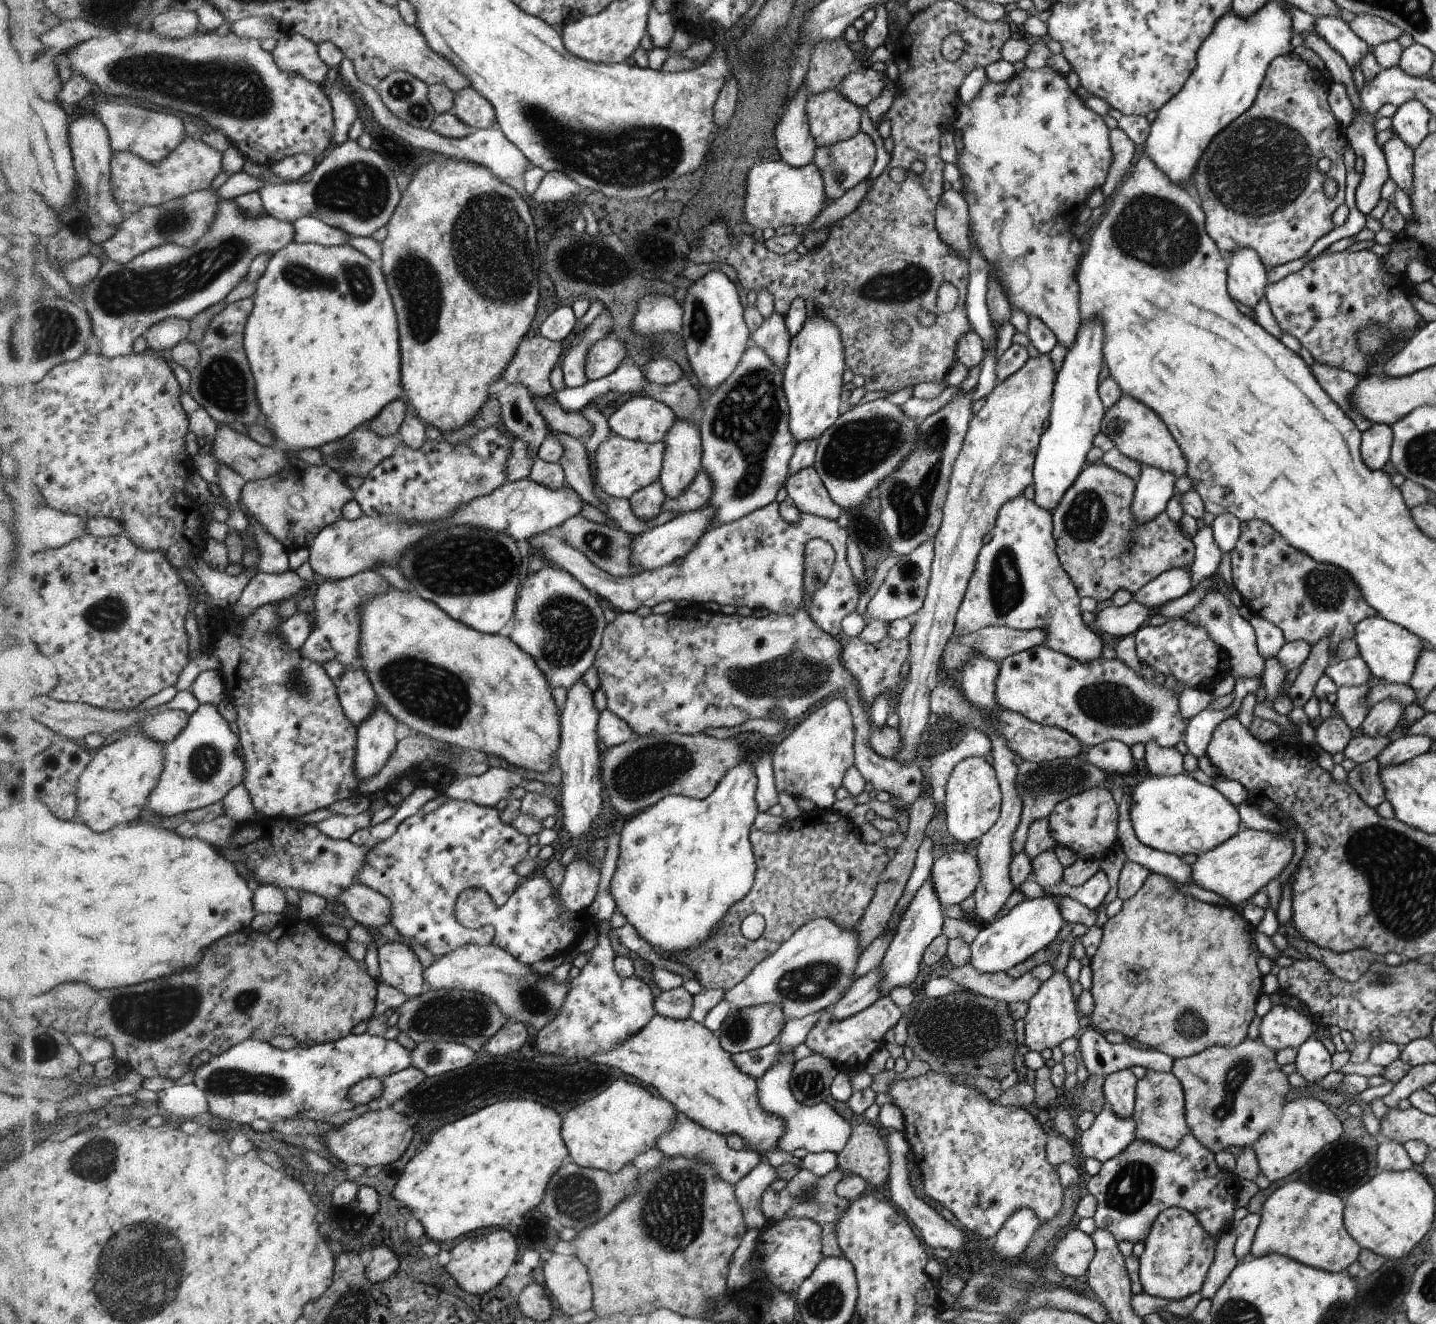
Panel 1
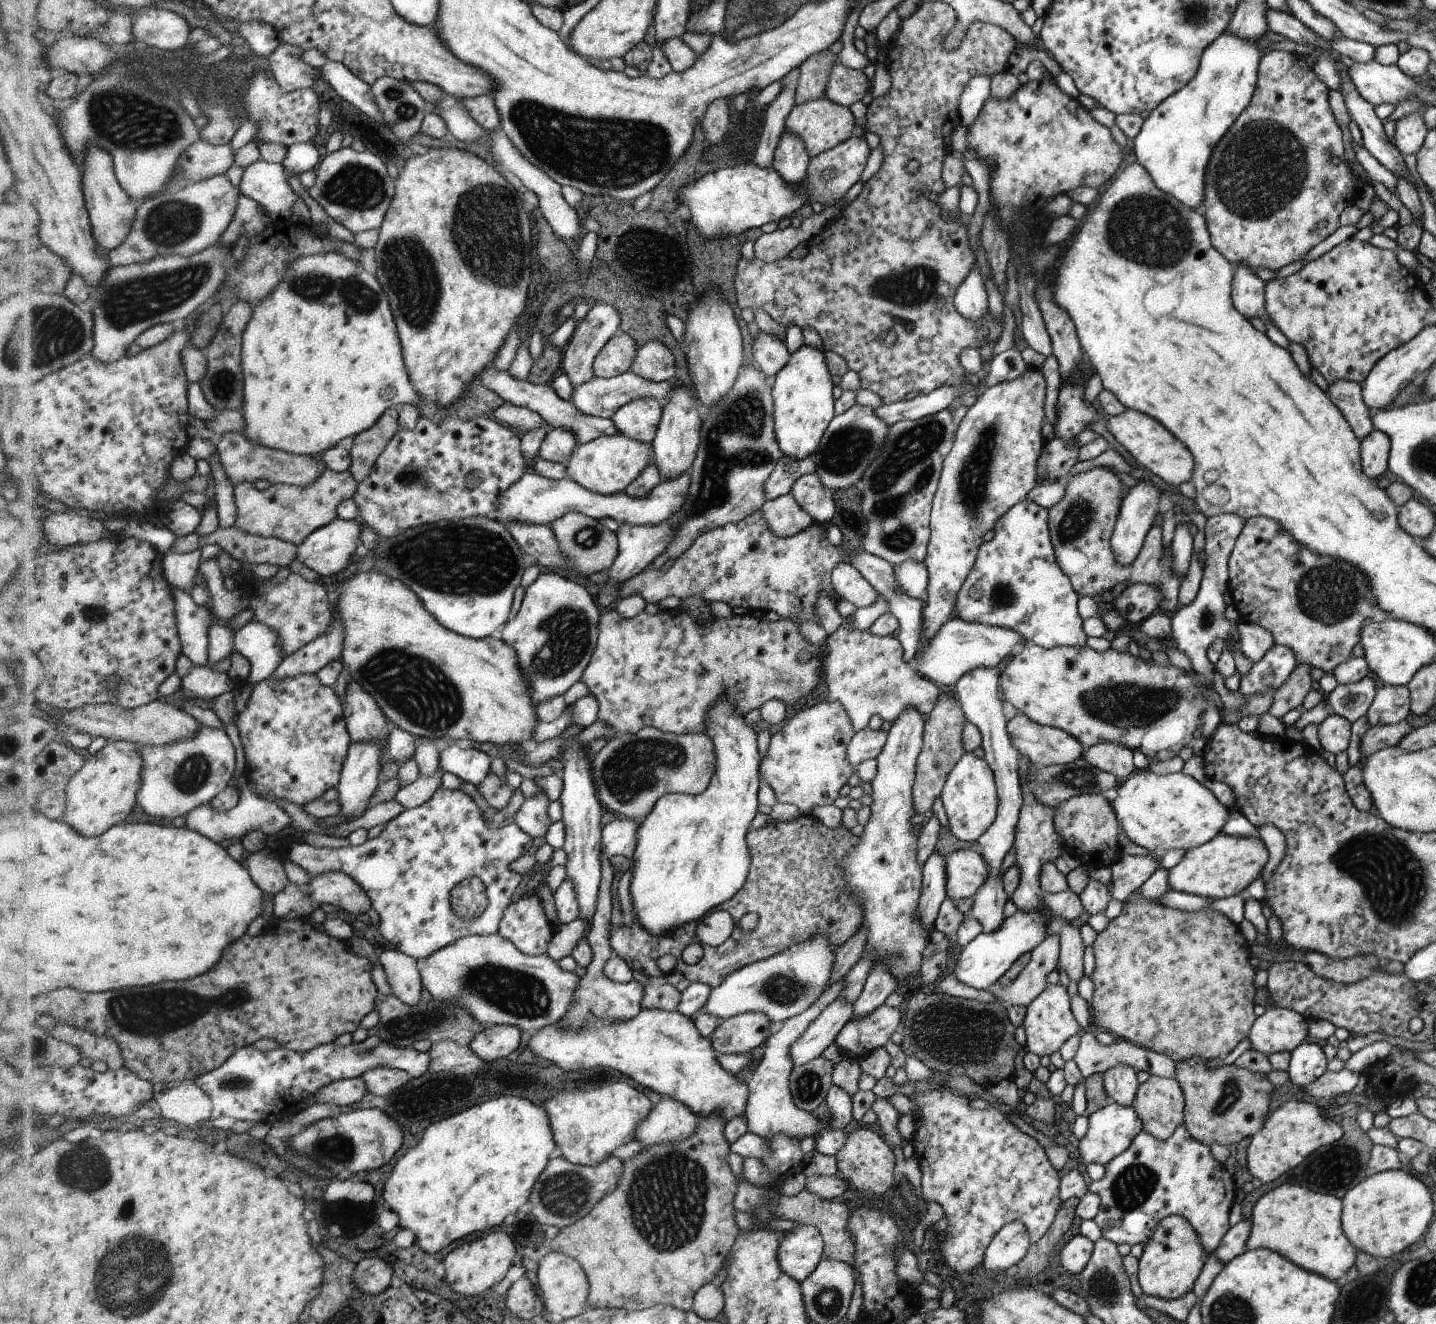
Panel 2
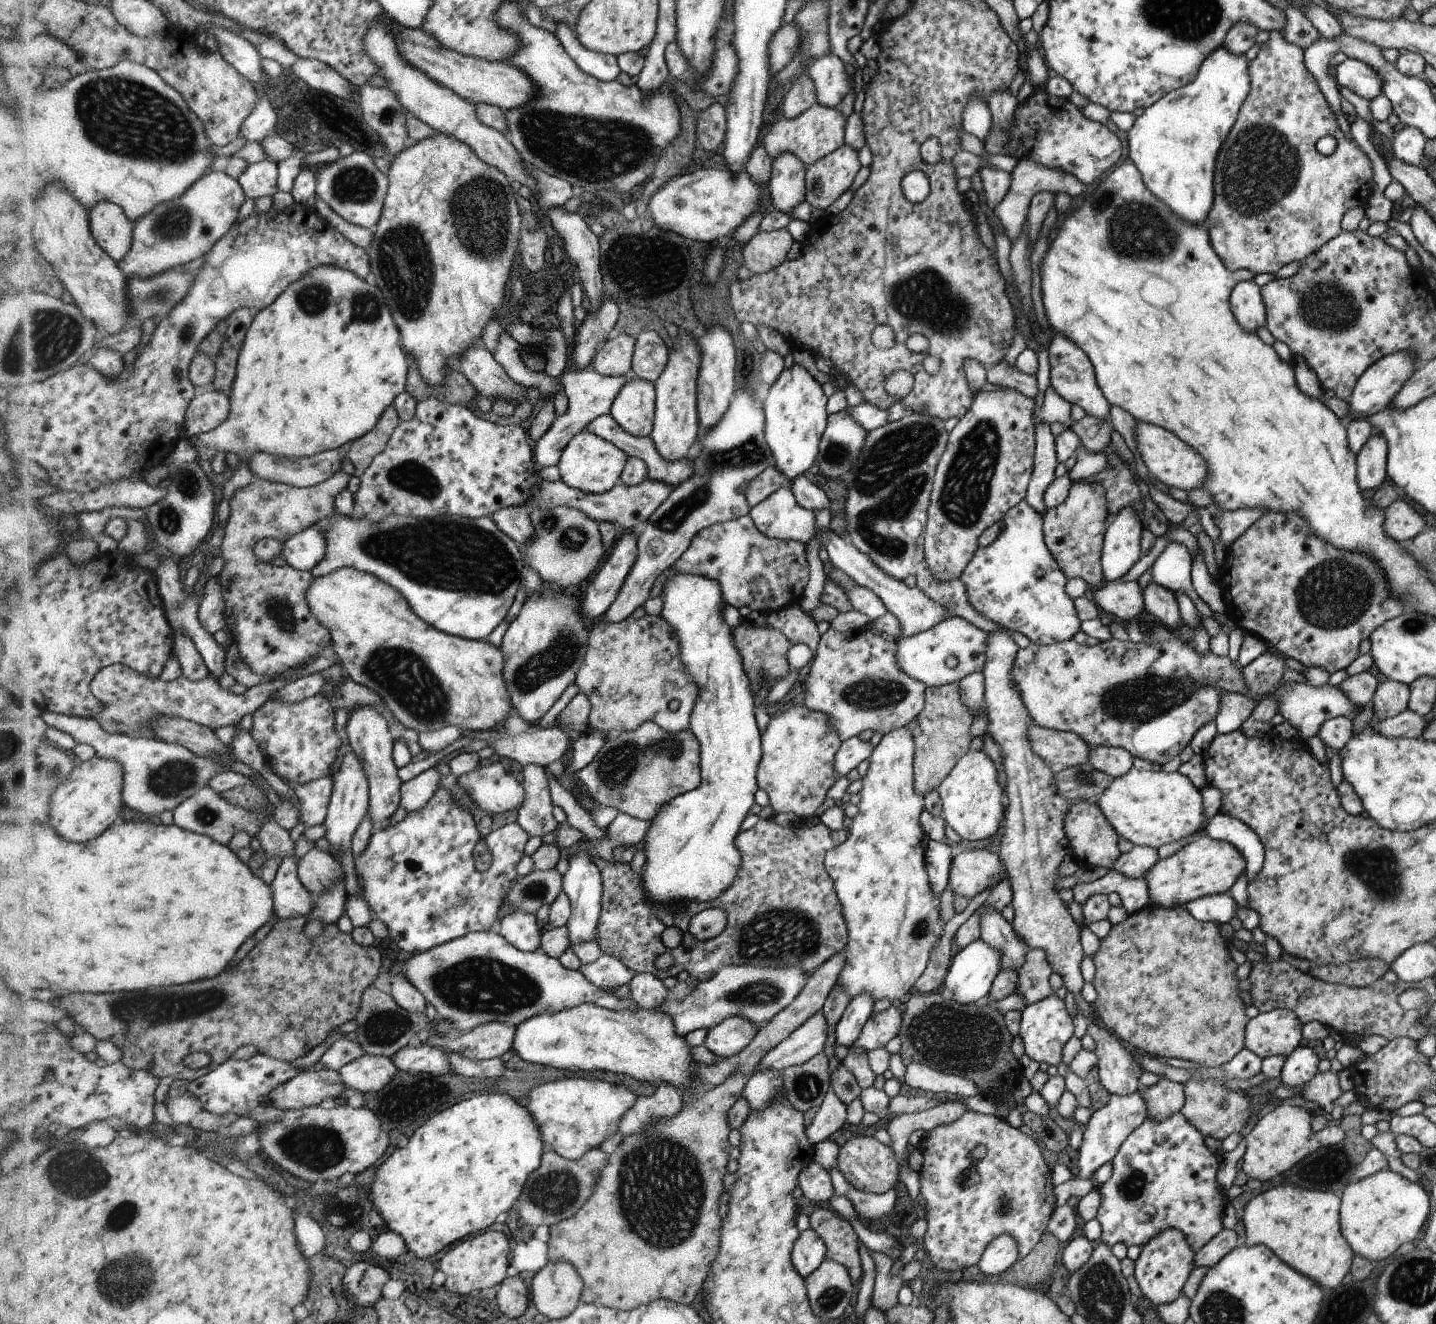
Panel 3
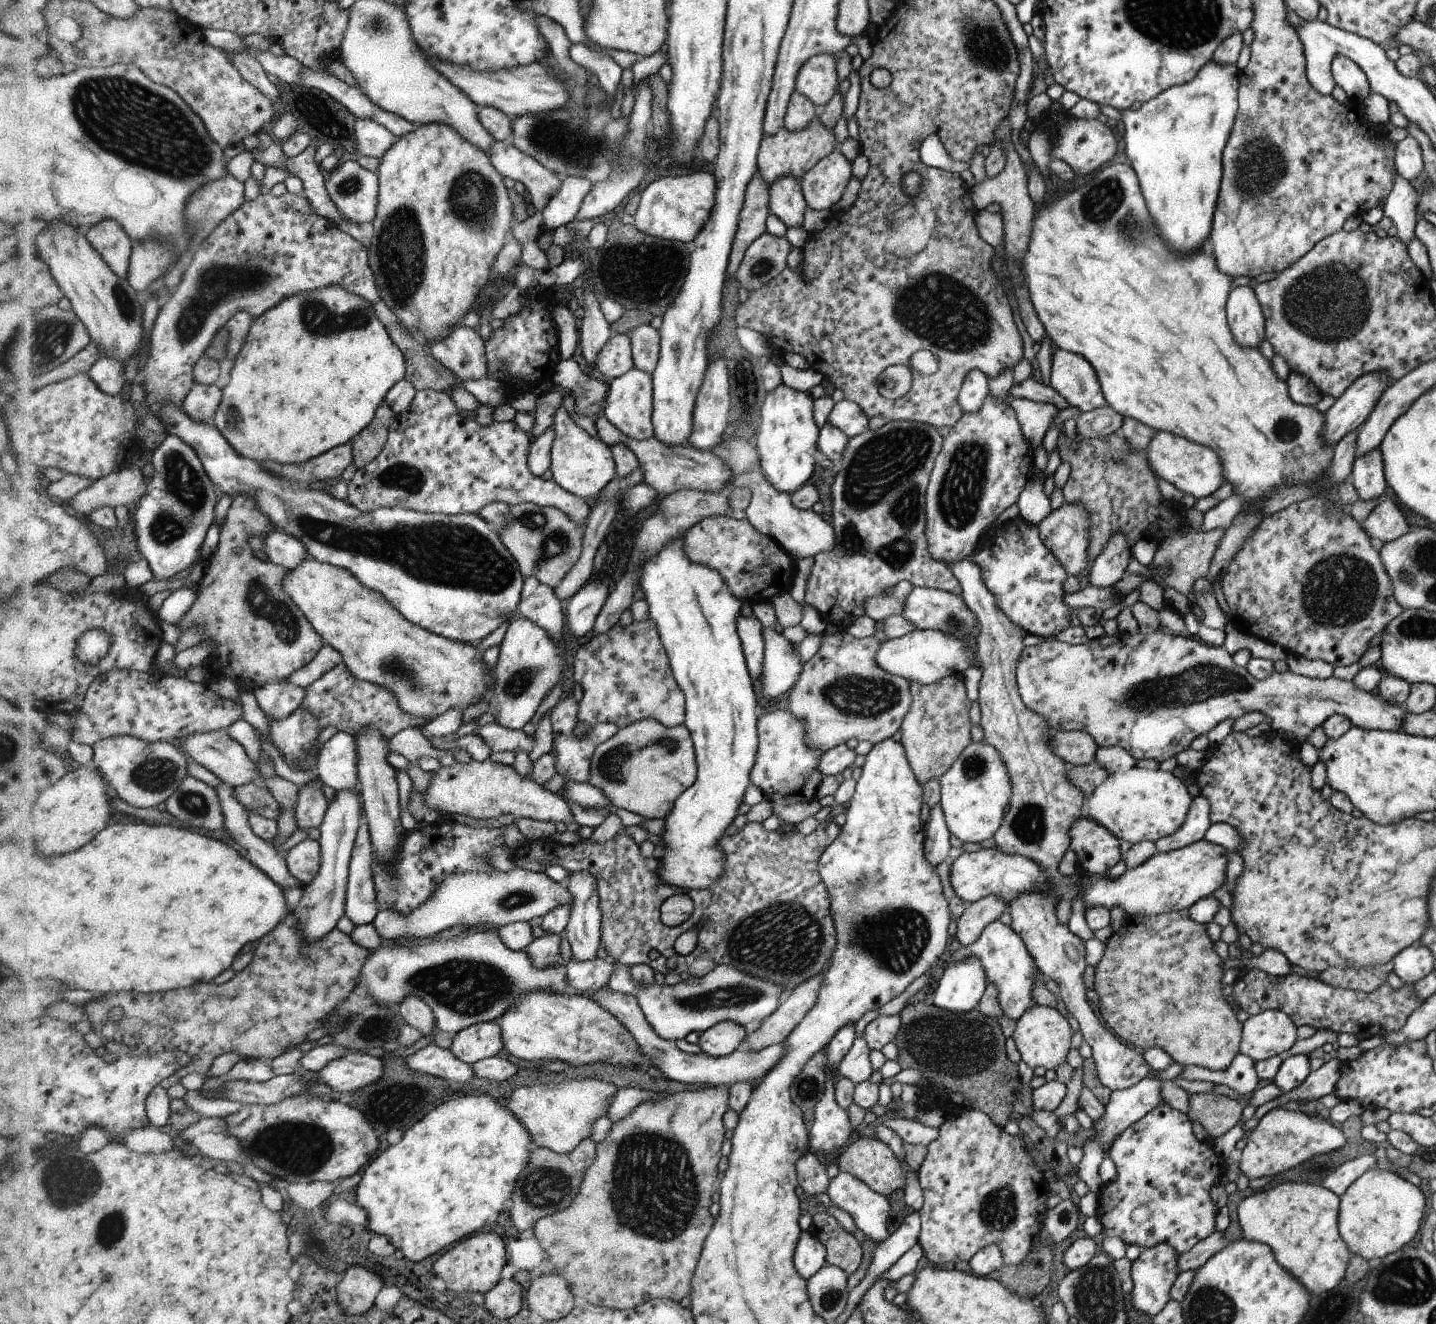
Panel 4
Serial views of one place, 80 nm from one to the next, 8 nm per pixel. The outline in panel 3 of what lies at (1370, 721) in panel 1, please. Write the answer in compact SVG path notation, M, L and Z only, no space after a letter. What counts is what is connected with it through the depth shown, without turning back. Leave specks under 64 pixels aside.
M1385 681L1373 694L1373 714L1378 721L1391 719L1408 709L1409 685L1396 681Z

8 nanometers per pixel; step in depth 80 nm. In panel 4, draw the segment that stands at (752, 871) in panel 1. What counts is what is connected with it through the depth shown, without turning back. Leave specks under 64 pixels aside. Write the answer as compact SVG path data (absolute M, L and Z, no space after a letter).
M684 537L682 539L679 539L678 541L673 541L670 545L666 545L665 548L661 551L661 553L659 555L655 555L654 559L652 559L652 558L647 559L642 564L643 572L644 572L644 582L642 582L642 573L641 573L641 588L640 589L646 595L646 598L642 599L642 600L645 600L648 602L648 604L650 604L649 617L651 619L654 619L654 622L657 624L657 627L659 628L659 635L661 636L661 641L666 640L666 642L664 642L664 644L663 644L665 646L665 649L666 649L666 646L670 646L670 652L668 652L668 650L667 650L667 655L669 656L669 658L674 658L674 660L672 660L672 662L671 662L671 667L674 670L674 676L677 679L678 684L680 686L682 686L682 690L686 694L686 704L688 704L688 706L686 706L686 718L685 718L684 726L690 731L690 734L692 735L692 737L694 739L695 746L697 747L697 761L698 761L697 782L694 785L690 786L689 789L686 789L685 792L682 793L681 796L677 798L676 804L674 804L673 809L665 816L665 819L664 819L664 829L660 836L662 838L662 842L663 842L664 854L662 854L662 857L658 858L659 862L661 863L660 864L661 868L659 870L659 879L664 884L667 884L667 885L670 885L673 887L680 887L680 888L688 889L688 890L704 890L704 888L710 888L710 886L712 886L712 884L716 884L716 882L718 882L718 880L720 880L720 876L722 876L722 874L724 874L724 872L725 872L725 867L727 866L727 854L725 853L725 850L719 845L719 843L723 840L723 838L726 838L726 836L725 836L726 830L728 830L728 826L730 826L730 824L732 824L732 822L734 822L734 818L736 818L736 816L738 816L738 808L740 808L740 804L745 803L747 790L749 788L750 784L752 784L751 771L754 770L754 766L755 766L755 763L757 762L758 752L759 752L759 734L758 734L759 708L758 708L758 700L756 697L756 691L753 689L752 675L749 673L748 660L745 658L745 653L742 651L742 643L740 641L740 638L738 637L738 632L736 631L736 618L738 618L738 616L741 615L740 607L742 606L742 603L744 603L744 601L740 601L729 591L729 587L726 586L725 579L723 579L721 577L721 574L718 574L718 571L712 570L710 567L705 567L705 566L699 565L698 563L688 562L687 556L685 555L685 551L683 550L683 540L684 540Z

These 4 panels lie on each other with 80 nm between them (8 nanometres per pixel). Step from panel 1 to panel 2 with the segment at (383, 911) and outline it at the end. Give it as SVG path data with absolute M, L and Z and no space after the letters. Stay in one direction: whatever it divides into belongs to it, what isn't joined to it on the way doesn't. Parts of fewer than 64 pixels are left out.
M324 871L312 876L307 888L314 905L338 906L357 921L367 920L367 912L373 907L372 899L360 885L339 871Z

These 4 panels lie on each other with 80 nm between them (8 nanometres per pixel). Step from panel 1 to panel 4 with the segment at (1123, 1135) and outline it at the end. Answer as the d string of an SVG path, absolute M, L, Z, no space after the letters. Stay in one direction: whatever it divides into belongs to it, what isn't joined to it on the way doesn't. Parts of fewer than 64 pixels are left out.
M1152 1070L1145 1079L1142 1079L1138 1084L1124 1090L1111 1091L1108 1104L1104 1107L1103 1113L1099 1119L1096 1119L1092 1126L1095 1129L1095 1137L1088 1138L1083 1146L1083 1157L1077 1165L1078 1178L1086 1182L1089 1190L1096 1195L1100 1195L1104 1182L1099 1175L1100 1165L1108 1157L1109 1150L1111 1149L1114 1141L1134 1123L1137 1123L1141 1118L1144 1118L1148 1112L1161 1104L1161 1100L1154 1097L1161 1087L1161 1082L1154 1079Z

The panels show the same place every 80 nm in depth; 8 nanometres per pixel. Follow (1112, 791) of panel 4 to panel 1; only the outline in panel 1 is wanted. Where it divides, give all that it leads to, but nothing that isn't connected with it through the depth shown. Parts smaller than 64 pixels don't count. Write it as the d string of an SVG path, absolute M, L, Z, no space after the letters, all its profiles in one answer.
M1190 775L1150 778L1133 787L1130 820L1137 839L1156 850L1199 856L1215 849L1243 829L1238 806L1217 788L1198 782Z

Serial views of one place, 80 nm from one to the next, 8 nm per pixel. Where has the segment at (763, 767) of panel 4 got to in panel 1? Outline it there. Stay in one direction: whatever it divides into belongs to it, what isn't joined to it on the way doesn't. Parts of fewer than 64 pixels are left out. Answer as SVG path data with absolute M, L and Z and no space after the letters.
M832 699L826 706L817 707L773 753L771 763L778 791L811 800L821 810L831 809L837 801L834 792L842 786L847 768L854 765L854 728L846 699Z

